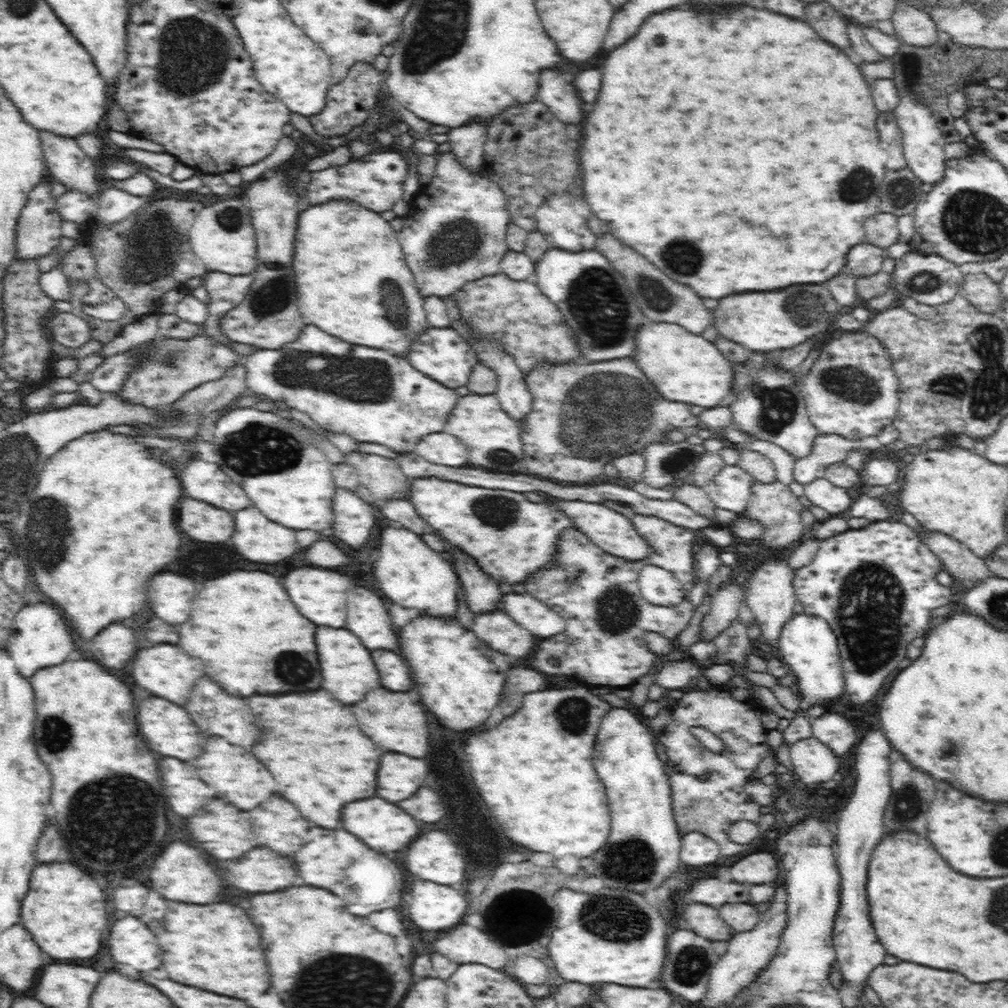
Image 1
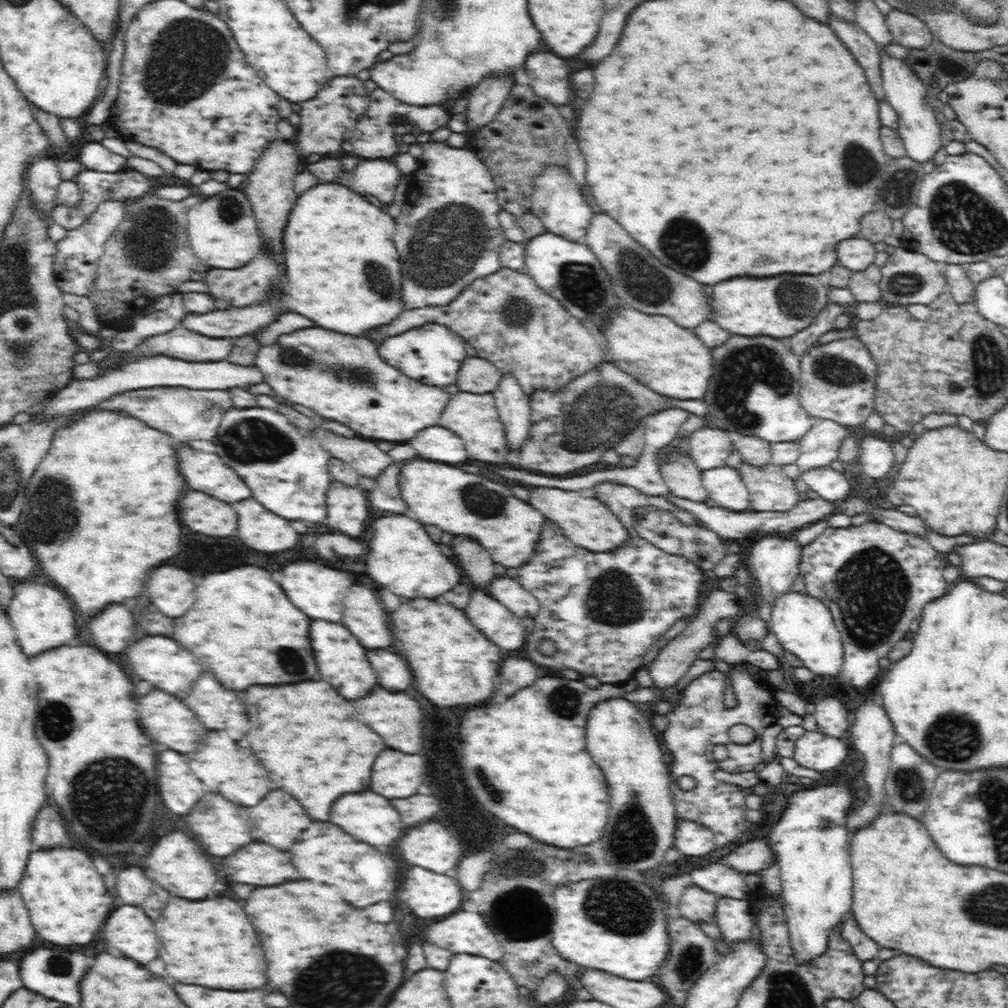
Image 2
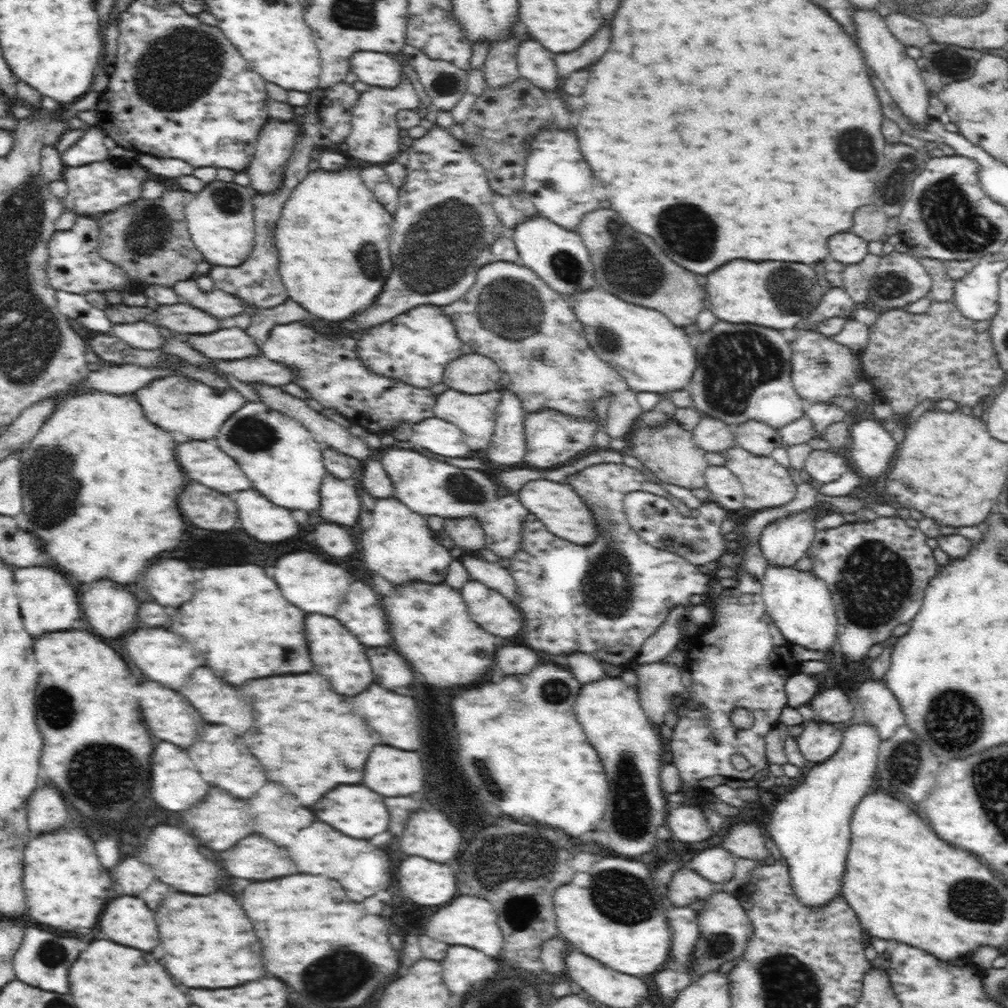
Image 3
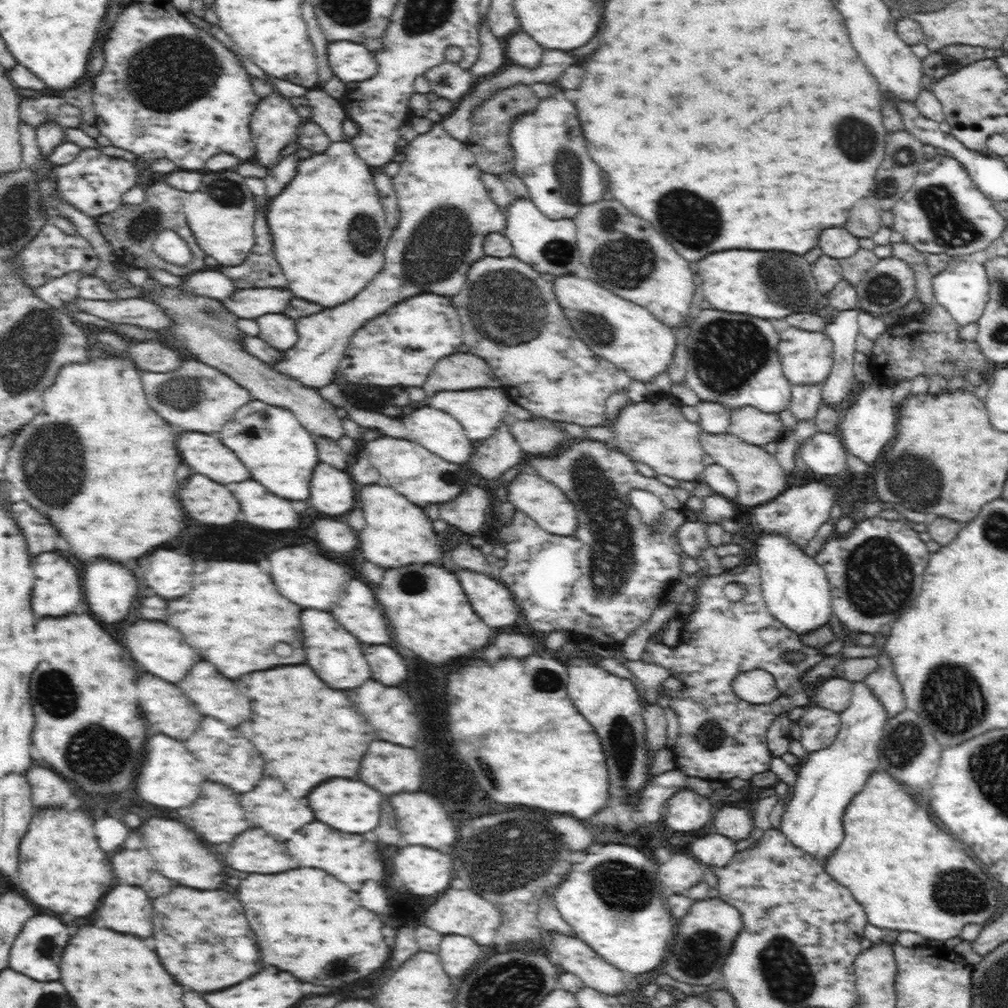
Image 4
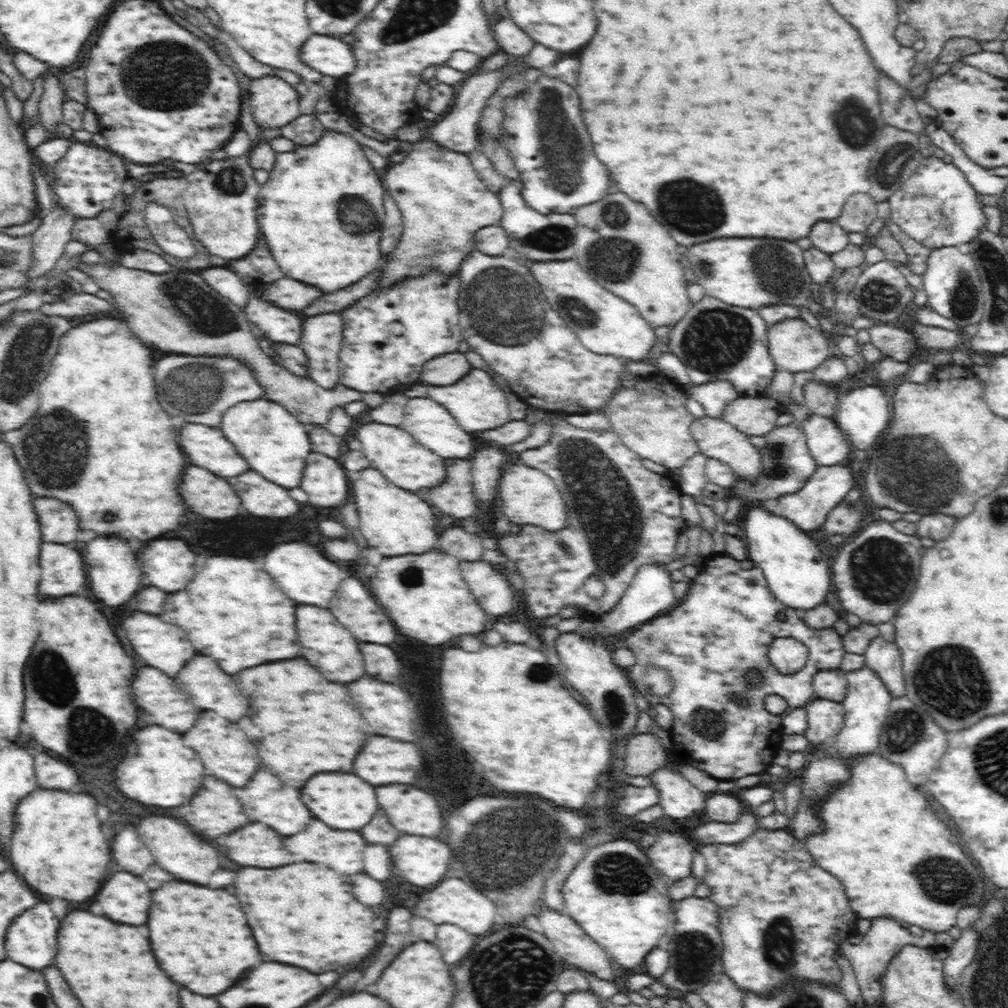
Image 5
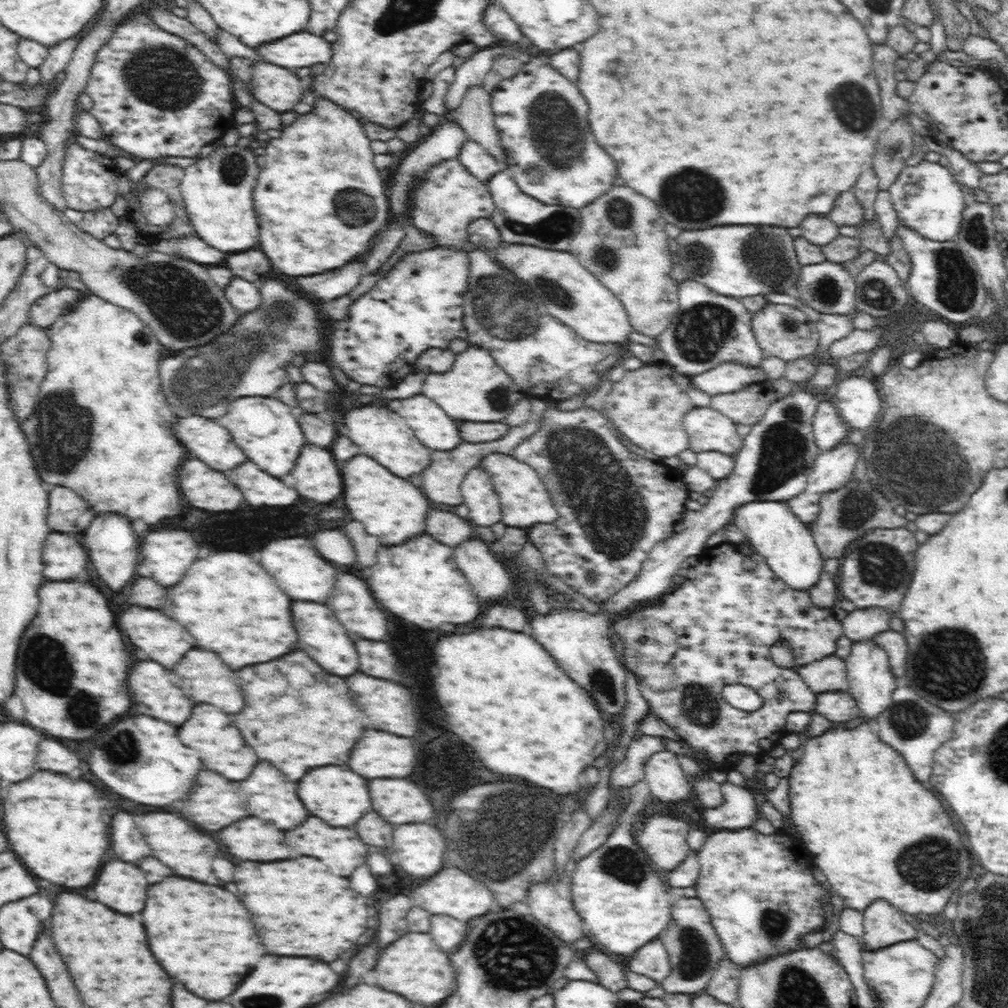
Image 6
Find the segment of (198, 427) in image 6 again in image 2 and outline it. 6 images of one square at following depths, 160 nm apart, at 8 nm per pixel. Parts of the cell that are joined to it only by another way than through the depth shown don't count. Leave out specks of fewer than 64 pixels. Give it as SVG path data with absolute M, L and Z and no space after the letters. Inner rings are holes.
M180 448L178 450L178 468L184 476L188 488L206 492L224 502L238 502L250 498L248 486L236 476L232 468L220 456L200 452L194 448Z

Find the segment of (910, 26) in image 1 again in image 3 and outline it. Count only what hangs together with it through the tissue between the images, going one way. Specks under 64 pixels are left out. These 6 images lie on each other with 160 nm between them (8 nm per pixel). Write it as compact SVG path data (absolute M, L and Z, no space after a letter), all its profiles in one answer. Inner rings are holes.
M893 11L885 16L885 21L890 32L906 47L922 49L932 42L927 26L913 17Z

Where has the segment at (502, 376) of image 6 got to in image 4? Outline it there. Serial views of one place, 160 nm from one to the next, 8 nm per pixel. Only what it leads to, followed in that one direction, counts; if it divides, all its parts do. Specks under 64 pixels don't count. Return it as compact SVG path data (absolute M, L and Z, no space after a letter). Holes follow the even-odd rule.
M483 387L471 390L436 392L432 398L427 398L427 404L437 410L448 412L454 419L458 420L465 430L465 435L470 440L485 440L499 427L504 420L512 420L508 412L507 393L503 387Z

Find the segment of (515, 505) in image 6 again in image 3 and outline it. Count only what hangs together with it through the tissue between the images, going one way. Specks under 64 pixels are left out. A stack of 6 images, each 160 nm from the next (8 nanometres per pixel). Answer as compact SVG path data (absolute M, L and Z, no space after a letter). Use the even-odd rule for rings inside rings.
M530 480L526 482L516 493L517 497L524 502L520 502L528 509L532 515L545 525L545 528L555 536L563 540L570 540L574 544L591 544L596 540L597 524L592 510L580 494L570 485L561 485L552 480Z

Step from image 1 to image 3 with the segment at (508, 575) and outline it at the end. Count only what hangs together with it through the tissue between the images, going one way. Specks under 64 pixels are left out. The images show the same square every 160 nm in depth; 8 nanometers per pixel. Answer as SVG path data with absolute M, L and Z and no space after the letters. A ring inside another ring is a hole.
M383 447L374 452L394 487L394 497L405 506L420 515L434 514L444 519L460 519L464 516L475 516L485 534L485 546L499 558L510 558L520 548L524 534L524 518L530 513L514 496L496 496L496 484L488 480L484 473L476 469L462 469L426 458L428 454L418 451Z

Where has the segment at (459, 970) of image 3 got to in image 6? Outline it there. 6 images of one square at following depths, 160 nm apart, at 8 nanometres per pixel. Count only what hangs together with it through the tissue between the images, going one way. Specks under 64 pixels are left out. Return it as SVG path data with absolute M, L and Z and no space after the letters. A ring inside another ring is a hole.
M430 915L428 934L444 952L452 952L467 938L468 925L452 916Z

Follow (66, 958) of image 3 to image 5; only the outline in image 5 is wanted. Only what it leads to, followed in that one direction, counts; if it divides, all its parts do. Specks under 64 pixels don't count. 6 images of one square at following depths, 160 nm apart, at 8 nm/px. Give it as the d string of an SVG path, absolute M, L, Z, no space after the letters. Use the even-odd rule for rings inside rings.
M39 901L32 906L32 909L22 912L22 915L14 918L12 924L8 926L5 937L7 957L13 962L31 968L32 971L42 972L50 964L55 964L58 926L60 926L60 920L52 912L52 908L46 901Z

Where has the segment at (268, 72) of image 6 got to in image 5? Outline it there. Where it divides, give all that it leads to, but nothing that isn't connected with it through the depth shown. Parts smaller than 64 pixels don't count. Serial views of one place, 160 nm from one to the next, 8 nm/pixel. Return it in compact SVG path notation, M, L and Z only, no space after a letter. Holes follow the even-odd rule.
M274 74L250 79L246 90L248 104L258 127L278 129L300 116L300 94L294 85Z

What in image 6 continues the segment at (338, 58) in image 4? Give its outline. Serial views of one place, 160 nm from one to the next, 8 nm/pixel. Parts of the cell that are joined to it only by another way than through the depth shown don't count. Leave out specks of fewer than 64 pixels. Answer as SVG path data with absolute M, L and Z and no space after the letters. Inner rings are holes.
M304 30L273 40L272 44L264 44L254 50L262 60L292 70L316 63L326 65L333 57L330 43L323 37Z

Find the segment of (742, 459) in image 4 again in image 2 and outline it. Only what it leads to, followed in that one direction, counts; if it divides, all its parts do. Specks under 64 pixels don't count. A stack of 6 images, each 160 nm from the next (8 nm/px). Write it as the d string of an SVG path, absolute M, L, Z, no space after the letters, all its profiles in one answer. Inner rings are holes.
M742 462L740 476L749 490L749 508L756 512L786 512L800 502L794 480L773 462L756 467Z

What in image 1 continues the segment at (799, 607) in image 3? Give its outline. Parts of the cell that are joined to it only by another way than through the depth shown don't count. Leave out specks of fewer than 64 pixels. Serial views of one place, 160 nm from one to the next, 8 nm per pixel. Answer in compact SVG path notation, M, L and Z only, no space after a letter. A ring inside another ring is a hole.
M805 611L792 612L780 628L776 646L780 649L781 659L798 678L798 684L804 686L800 688L800 694L802 700L808 702L806 708L814 706L814 702L834 702L845 692L845 688L842 688L845 680L837 636L823 618Z

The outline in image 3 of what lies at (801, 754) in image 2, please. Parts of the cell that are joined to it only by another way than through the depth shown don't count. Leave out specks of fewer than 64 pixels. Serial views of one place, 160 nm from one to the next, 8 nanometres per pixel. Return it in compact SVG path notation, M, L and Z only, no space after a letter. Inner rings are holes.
M804 719L802 733L796 739L798 748L808 763L814 764L833 756L842 744L842 731L836 723Z

